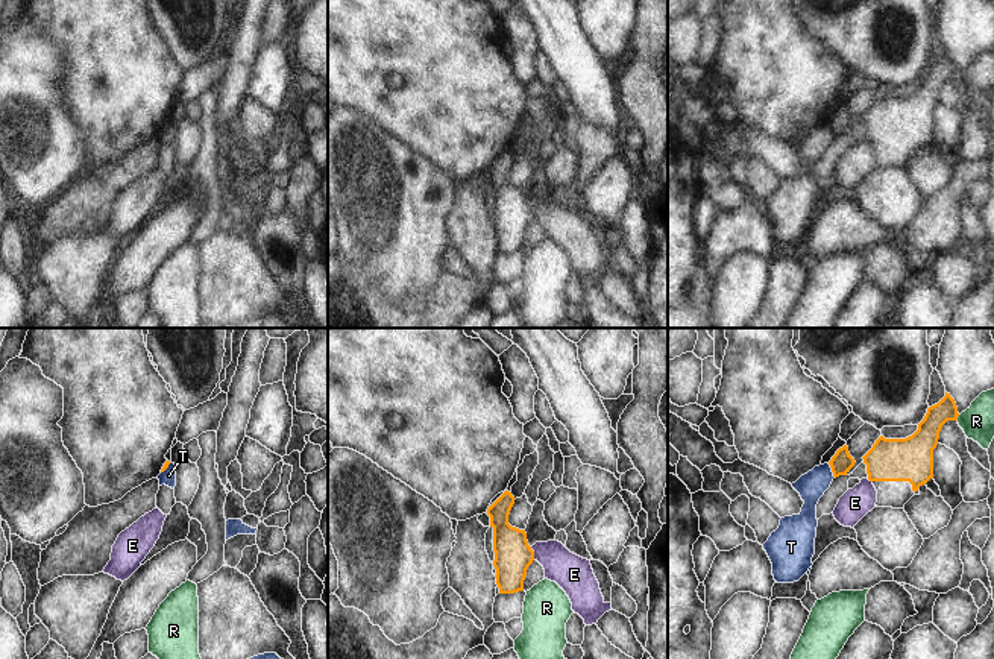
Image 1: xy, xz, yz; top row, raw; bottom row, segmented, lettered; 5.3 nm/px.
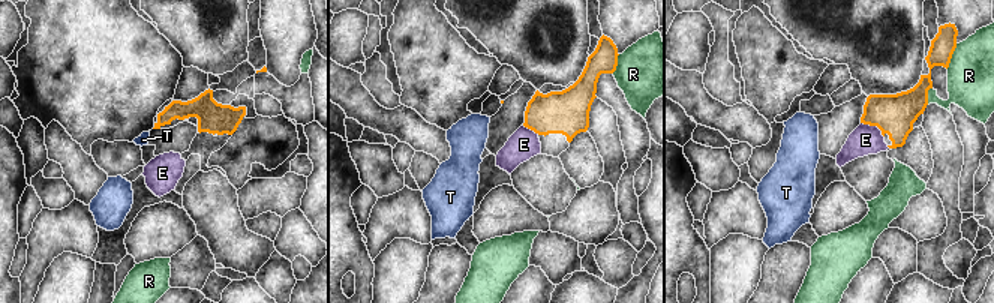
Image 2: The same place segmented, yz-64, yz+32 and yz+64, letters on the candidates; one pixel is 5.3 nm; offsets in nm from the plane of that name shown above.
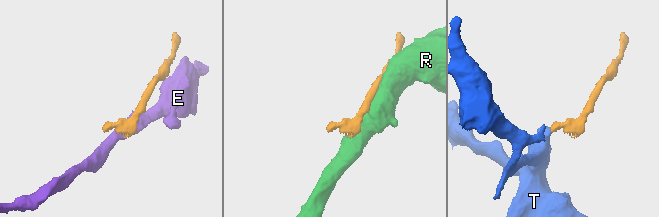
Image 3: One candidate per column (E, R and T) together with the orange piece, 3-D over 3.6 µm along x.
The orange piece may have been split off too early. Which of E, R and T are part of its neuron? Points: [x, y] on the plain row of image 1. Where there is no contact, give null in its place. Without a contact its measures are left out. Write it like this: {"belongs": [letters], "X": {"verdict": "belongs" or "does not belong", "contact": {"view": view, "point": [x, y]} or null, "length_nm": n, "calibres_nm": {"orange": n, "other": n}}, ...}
{"belongs": [], "E": {"verdict": "does not belong", "contact": {"view": "xz", "point": [533, 213]}, "length_nm": 80, "calibres_nm": {"orange": 200, "other": 200}}, "R": {"verdict": "does not belong", "contact": {"view": "yz", "point": [956, 78]}, "length_nm": 40, "calibres_nm": {"orange": 150, "other": 180}}, "T": {"verdict": "does not belong", "contact": {"view": "yz", "point": [832, 131]}, "length_nm": 90, "calibres_nm": {"orange": 110, "other": 150}}}

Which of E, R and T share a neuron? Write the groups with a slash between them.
E / R / T

